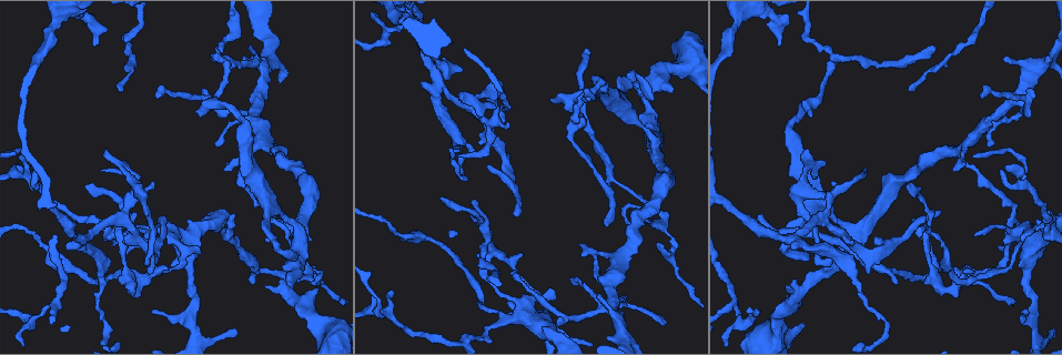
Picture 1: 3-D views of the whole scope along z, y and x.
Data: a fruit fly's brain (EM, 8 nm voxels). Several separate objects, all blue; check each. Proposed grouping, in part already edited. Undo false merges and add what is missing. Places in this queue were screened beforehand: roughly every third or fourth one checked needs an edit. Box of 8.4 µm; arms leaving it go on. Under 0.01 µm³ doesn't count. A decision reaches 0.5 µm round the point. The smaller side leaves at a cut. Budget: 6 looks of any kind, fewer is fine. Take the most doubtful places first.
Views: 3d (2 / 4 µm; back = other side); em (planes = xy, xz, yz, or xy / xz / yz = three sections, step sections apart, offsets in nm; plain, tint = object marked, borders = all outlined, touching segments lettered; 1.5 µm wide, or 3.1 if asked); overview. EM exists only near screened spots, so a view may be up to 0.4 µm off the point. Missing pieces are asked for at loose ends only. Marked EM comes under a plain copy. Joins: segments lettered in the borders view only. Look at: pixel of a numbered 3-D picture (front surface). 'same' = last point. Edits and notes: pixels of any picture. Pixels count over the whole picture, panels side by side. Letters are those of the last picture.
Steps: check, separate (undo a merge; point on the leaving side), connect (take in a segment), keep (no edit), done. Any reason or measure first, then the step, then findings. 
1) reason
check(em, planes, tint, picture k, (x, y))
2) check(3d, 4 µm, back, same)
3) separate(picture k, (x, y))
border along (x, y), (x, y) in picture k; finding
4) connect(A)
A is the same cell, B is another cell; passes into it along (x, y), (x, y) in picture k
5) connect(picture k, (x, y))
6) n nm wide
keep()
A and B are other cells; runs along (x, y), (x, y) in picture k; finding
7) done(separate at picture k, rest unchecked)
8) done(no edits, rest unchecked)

abrupt turn
check(3d, 2 µm, picture 1, (385, 314))

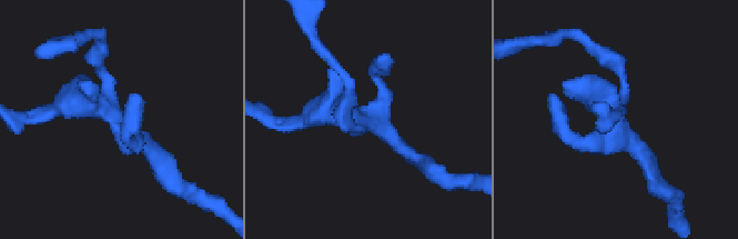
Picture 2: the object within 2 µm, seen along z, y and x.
now the EM
check(em, planes, borders, picture 2, (357, 120))

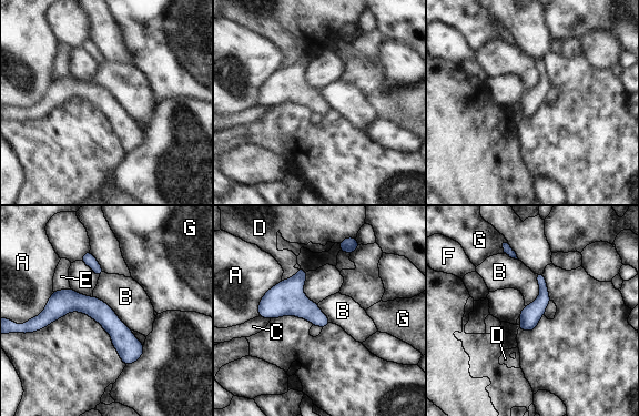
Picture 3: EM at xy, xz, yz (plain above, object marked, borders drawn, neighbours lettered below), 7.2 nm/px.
keep()
A, B, C, D, E, F and G are other cells; runs along (40, 324), (90, 305), (141, 349) in picture 3; all the same neuron

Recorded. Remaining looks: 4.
branch stops here
check(em, planes, tint, picture 1, (909, 86))

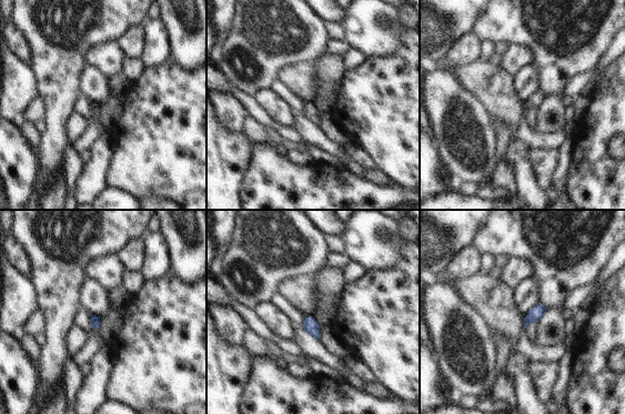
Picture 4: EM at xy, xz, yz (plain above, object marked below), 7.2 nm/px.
check(em, planes, borders, same)

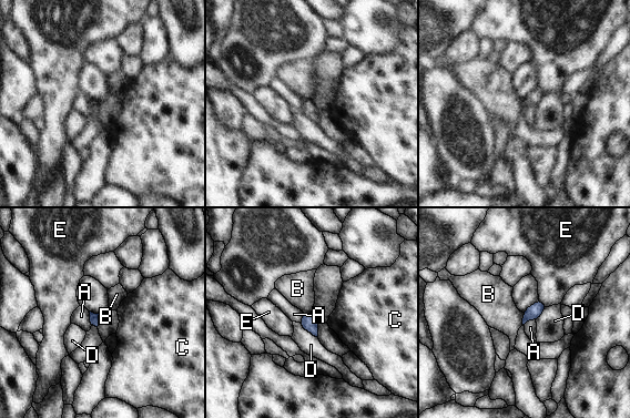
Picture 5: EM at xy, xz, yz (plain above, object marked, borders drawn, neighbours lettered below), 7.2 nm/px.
D touches over 180 nm
keep()
A, B, C, D and E are other cells; border along (88, 312), (91, 325) in picture 5; no lettered segment goes on from it

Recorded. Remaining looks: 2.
end of a long branch
check(3d, 2 µm, picture 1, (251, 49))

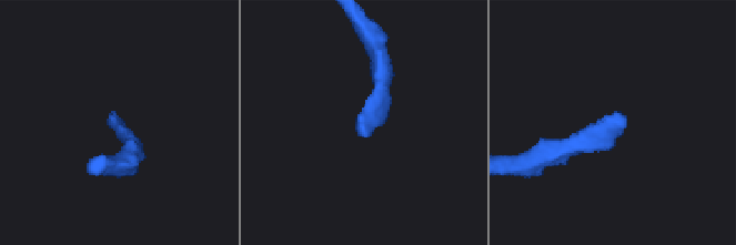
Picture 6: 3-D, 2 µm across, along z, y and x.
check(em, planes, borders, picture 6, (368, 136))

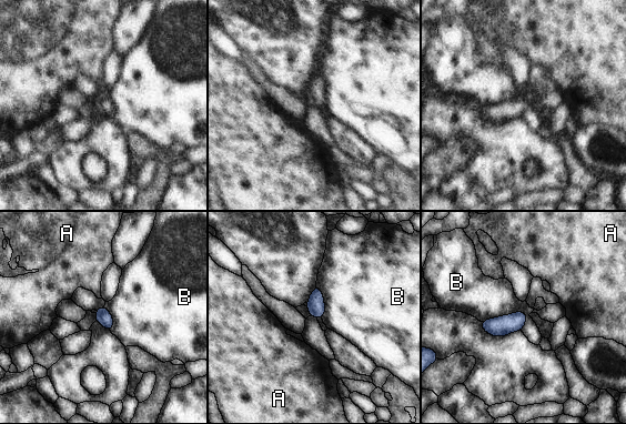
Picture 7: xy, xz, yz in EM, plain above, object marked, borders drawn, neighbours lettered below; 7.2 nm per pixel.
keep()
A and B are other cells; border along (528, 315), (512, 312), (481, 321) in picture 7; none of them fits

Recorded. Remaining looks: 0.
done(no edits, rest unchecked)

